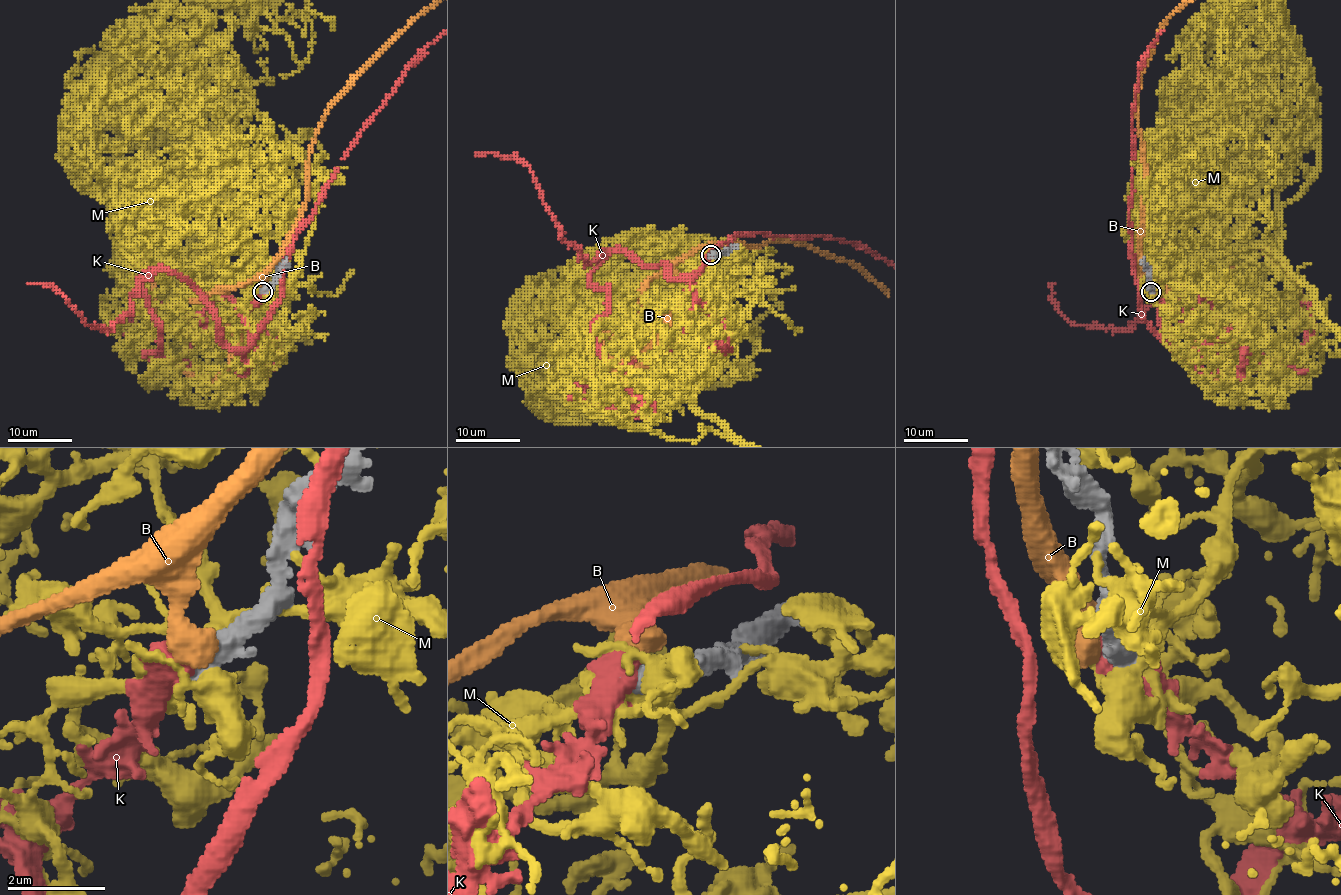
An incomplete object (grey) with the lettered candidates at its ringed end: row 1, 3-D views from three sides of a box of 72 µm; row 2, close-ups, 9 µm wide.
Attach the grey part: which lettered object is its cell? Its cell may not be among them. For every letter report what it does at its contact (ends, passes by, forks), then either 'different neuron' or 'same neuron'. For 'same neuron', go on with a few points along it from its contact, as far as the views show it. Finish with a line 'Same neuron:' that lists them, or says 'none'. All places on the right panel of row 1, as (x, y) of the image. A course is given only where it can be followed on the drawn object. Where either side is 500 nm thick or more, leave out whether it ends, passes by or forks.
B: different neuron
K: same neuron
M: different neuron
Same neuron: K

